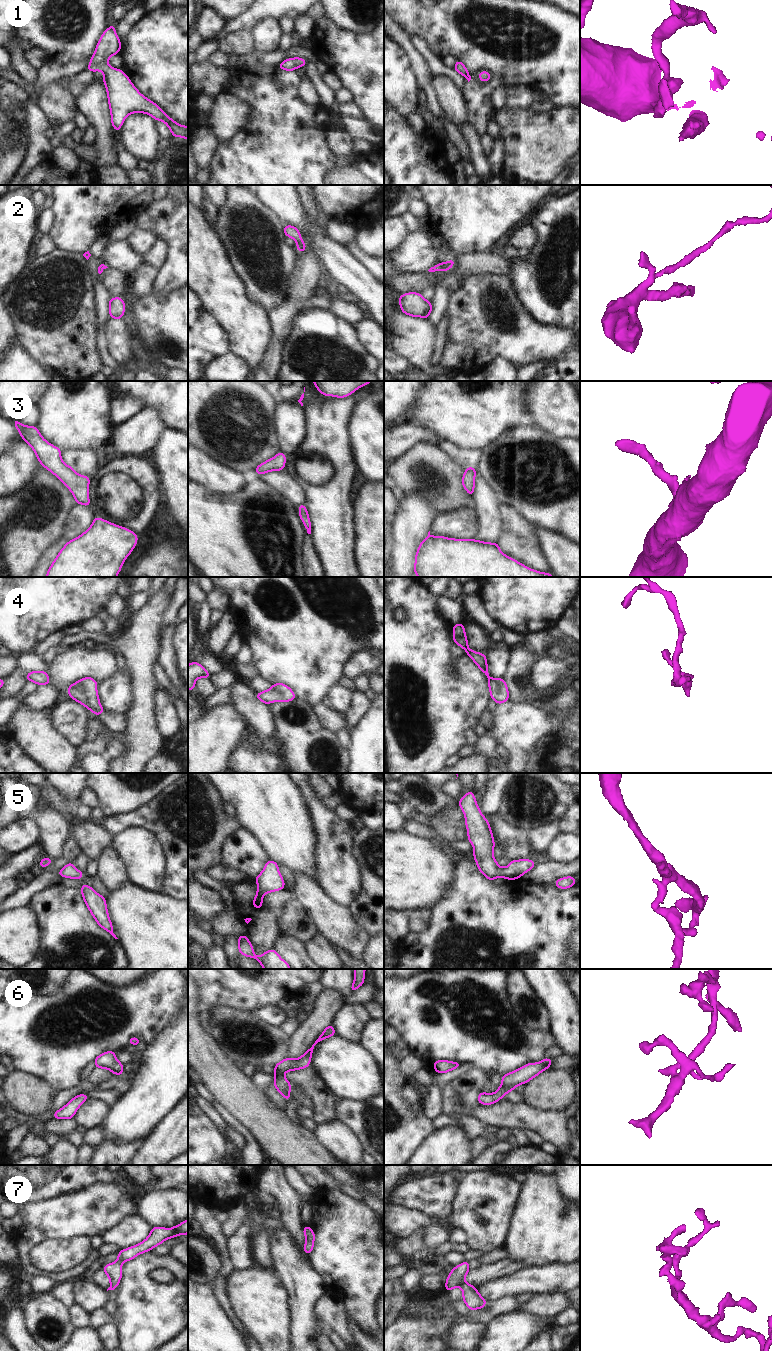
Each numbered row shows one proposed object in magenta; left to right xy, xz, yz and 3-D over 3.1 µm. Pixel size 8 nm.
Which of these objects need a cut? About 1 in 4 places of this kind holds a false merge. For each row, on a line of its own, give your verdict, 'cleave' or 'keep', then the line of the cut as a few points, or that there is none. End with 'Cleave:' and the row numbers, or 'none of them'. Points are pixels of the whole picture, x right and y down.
1: keep; cut none
2: keep; cut none
3: keep; cut none
4: keep; cut none
5: keep; cut none
6: keep; cut none
7: keep; cut none
Cleave: none of them

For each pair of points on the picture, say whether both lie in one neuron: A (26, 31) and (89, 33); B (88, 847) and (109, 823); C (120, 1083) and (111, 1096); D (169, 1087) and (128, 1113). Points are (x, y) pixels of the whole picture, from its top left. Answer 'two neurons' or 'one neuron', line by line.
A: one neuron
B: two neurons
C: one neuron
D: one neuron

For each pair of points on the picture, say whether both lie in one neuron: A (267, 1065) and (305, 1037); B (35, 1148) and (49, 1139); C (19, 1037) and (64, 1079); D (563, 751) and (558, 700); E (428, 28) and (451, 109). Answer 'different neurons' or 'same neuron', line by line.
A: different neurons
B: different neurons
C: same neuron
D: same neuron
E: different neurons

